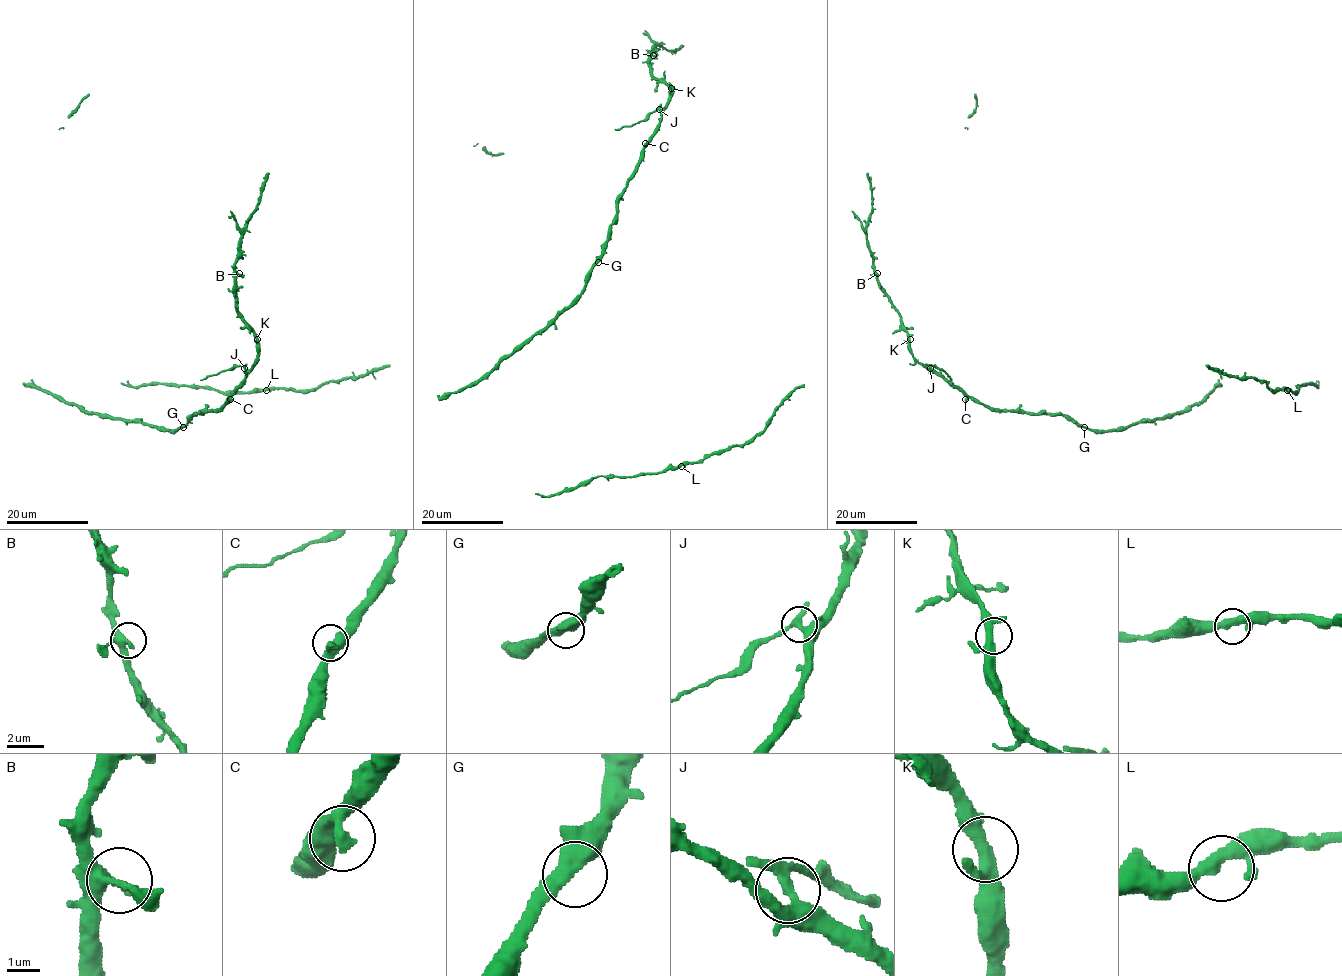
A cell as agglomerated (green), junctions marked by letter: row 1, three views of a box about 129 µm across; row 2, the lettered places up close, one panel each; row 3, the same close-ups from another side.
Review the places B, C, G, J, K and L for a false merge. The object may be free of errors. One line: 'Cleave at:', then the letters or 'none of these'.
Cleave at: J

